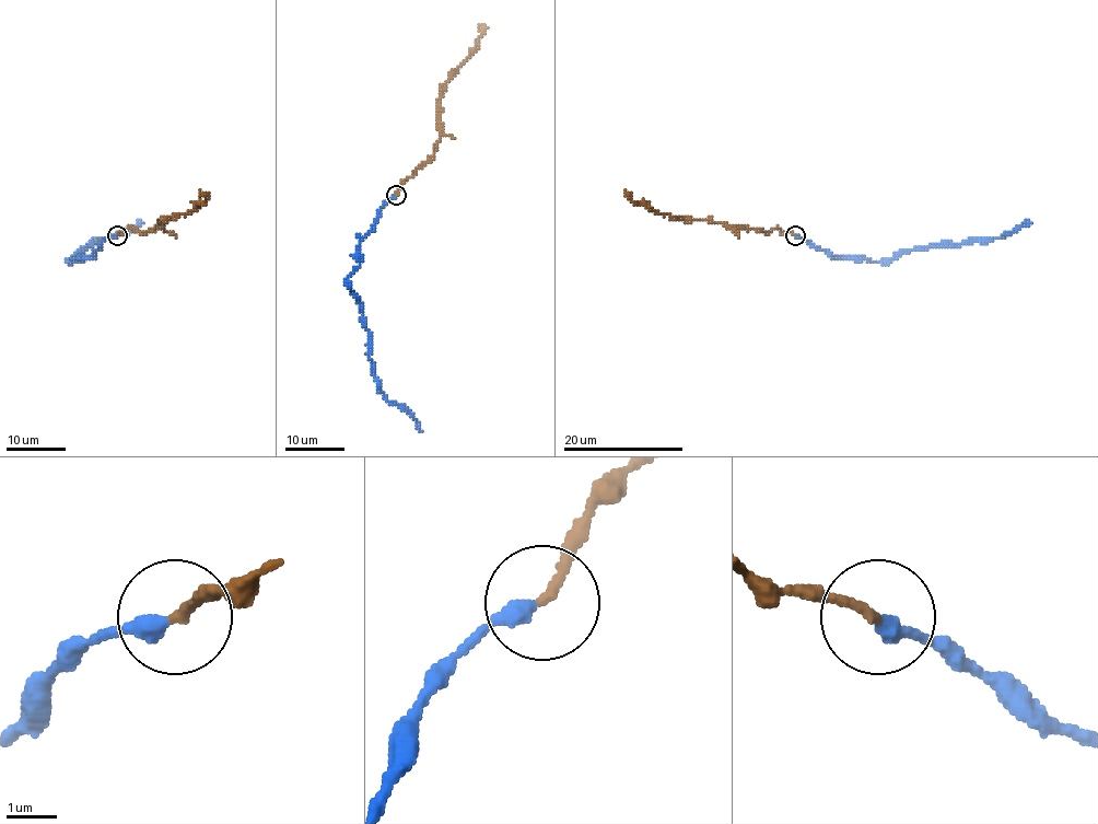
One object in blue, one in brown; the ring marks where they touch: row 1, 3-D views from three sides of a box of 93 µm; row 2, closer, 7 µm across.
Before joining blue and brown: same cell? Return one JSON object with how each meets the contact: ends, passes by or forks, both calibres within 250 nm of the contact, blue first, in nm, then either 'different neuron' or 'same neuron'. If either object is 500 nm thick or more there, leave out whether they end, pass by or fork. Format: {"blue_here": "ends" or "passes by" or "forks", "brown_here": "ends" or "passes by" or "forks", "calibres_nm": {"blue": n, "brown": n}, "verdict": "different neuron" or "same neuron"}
{"blue_here": "ends", "brown_here": "ends", "calibres_nm": {"blue": 360, "brown": 190}, "verdict": "same neuron"}

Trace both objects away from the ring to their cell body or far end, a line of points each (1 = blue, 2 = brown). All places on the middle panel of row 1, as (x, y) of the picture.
1: (395, 196), (360, 242), (348, 288), (369, 332), (376, 389), (421, 430)
2: (396, 196), (399, 187), (428, 161), (440, 139), (442, 89), (477, 44), (483, 30), (478, 24)

